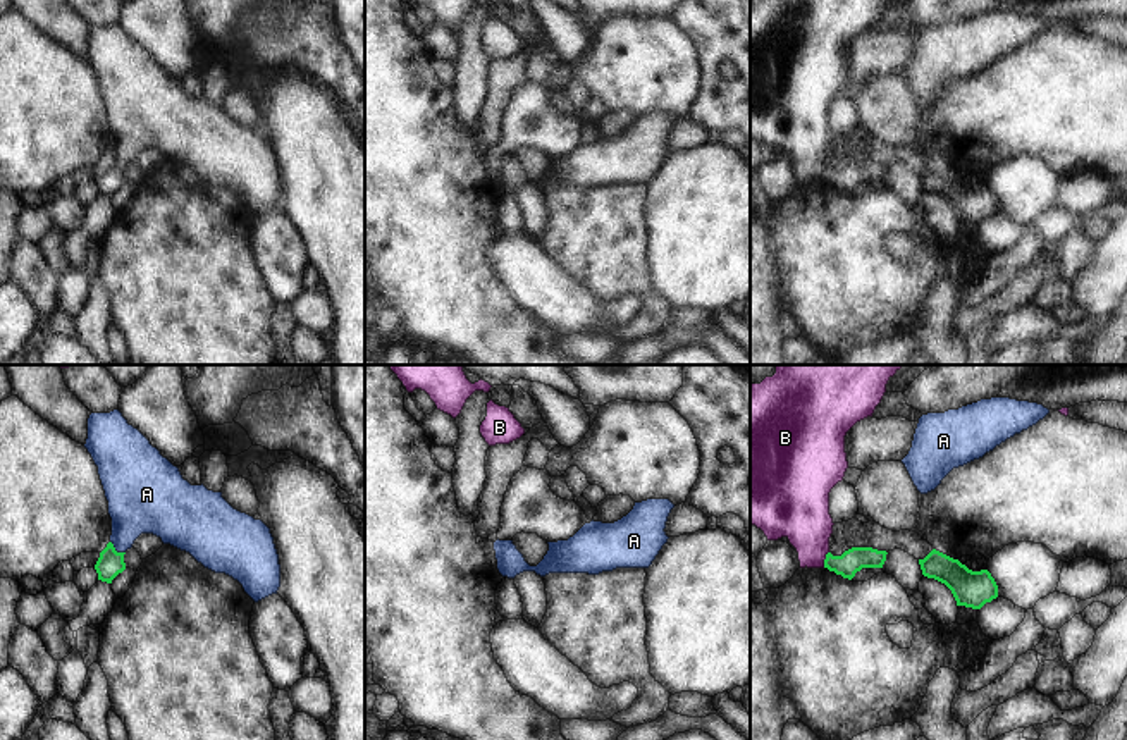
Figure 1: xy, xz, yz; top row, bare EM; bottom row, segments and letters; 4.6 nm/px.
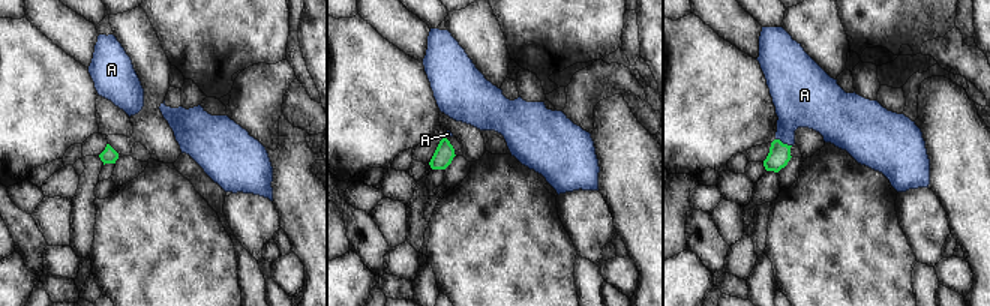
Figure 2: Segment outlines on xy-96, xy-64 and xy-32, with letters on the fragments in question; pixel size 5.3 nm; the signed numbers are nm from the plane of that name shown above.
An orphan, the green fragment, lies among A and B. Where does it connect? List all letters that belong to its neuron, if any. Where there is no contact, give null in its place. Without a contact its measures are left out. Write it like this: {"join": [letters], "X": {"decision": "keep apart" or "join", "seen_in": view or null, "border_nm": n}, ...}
{"join": ["A"], "A": {"decision": "join", "seen_in": "xy", "border_nm": 90}, "B": {"decision": "keep apart", "seen_in": "yz", "border_nm": 80}}

